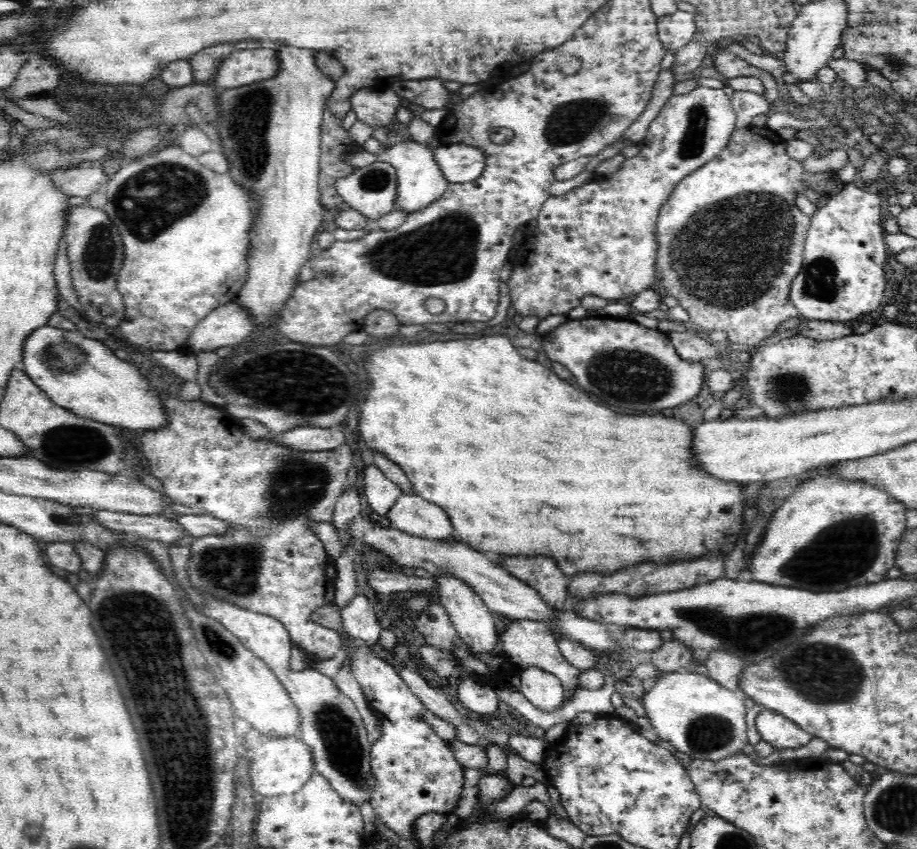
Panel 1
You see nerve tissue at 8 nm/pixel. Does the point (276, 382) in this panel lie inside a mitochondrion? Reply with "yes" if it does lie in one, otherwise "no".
yes

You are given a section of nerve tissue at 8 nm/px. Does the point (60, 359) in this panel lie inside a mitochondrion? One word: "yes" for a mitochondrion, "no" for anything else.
yes

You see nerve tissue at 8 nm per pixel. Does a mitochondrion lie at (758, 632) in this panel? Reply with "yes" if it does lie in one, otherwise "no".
yes

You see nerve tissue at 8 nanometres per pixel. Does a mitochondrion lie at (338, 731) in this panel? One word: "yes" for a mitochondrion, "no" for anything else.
yes

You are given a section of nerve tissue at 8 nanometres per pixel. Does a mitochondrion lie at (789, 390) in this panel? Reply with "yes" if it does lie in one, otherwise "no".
yes

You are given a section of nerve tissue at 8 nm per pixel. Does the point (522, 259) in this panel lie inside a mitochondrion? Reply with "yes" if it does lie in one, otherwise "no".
no

